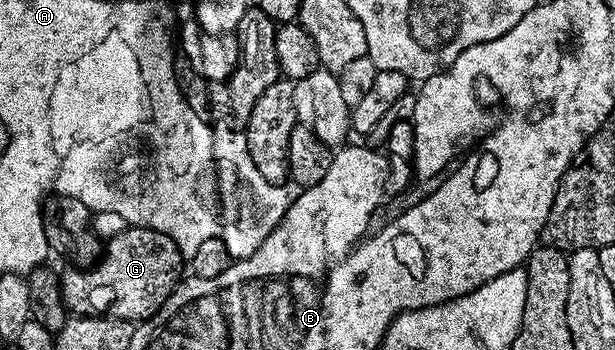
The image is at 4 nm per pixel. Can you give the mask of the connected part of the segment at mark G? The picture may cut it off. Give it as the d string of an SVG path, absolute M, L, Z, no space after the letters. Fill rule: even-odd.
M130 226L126 230L122 230L122 234L118 234L114 239L107 241L106 247L103 249L102 255L99 261L92 265L91 268L77 268L75 266L69 267L63 275L60 277L60 285L62 286L62 298L64 299L64 305L67 306L69 313L72 316L107 316L113 312L117 320L130 320L133 322L143 322L149 320L159 310L161 306L166 302L166 298L176 289L176 285L180 283L182 279L182 271L186 268L186 256L185 253L180 251L180 248L174 242L174 238L170 238L166 234L162 234L158 230L153 228L137 228Z

